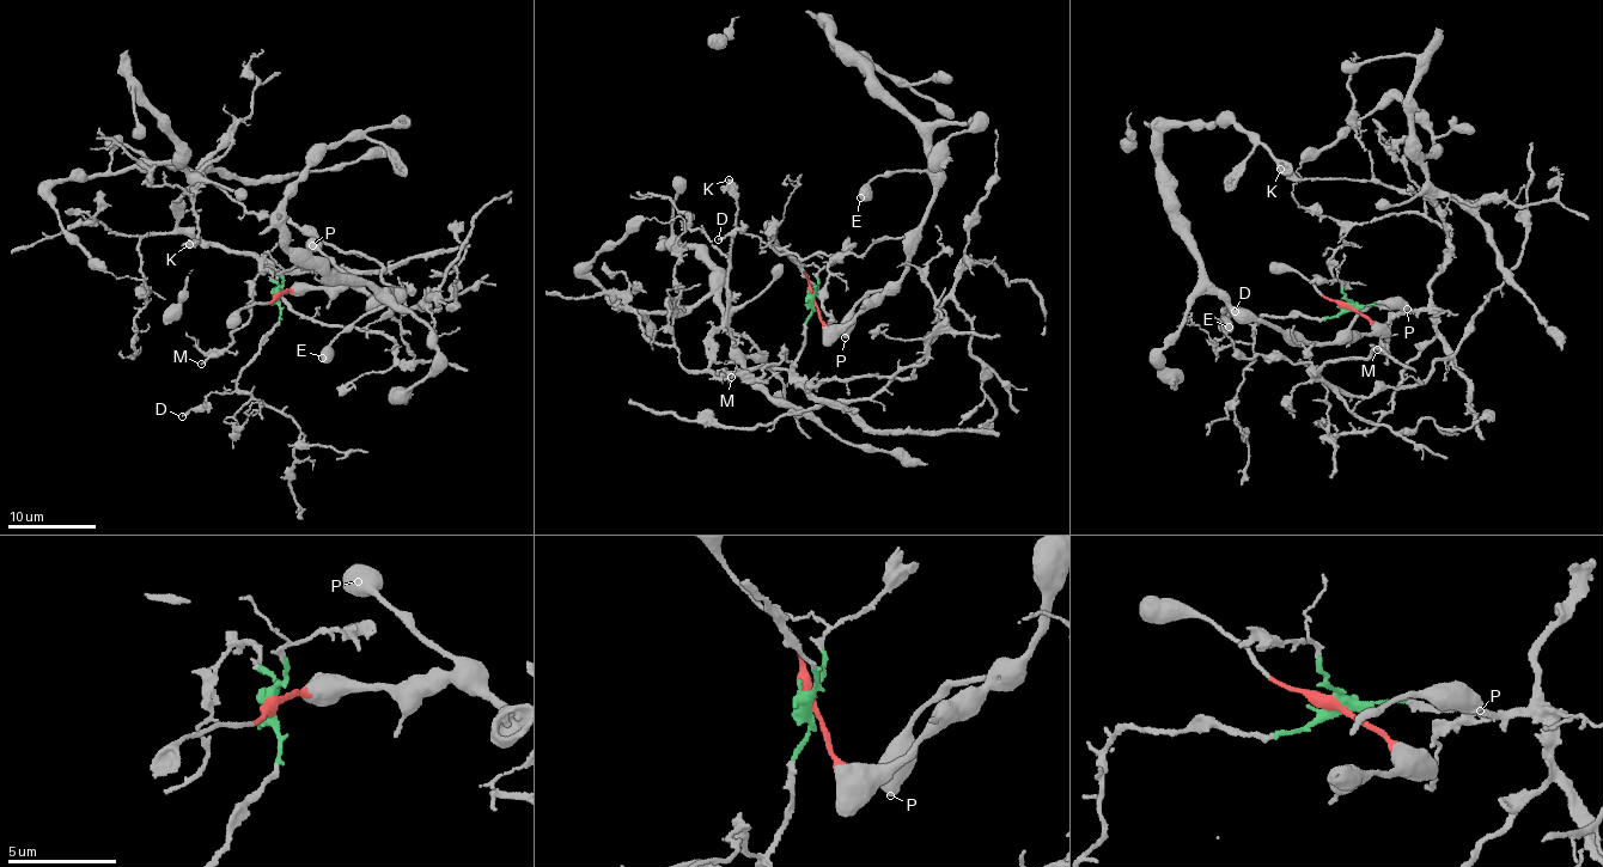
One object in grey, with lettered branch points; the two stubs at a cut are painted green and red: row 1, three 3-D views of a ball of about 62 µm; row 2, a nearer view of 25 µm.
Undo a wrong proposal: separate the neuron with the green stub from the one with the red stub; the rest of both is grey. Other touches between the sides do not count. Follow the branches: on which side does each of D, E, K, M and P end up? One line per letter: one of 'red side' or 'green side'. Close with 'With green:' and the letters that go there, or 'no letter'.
D: green side
E: red side
K: green side
M: green side
P: red side
With green: D, K, M

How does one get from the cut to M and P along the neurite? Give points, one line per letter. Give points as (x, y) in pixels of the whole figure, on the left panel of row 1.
M: (274, 294), (279, 286), (272, 269), (263, 272), (247, 305), (251, 317), (231, 334), (231, 343), (200, 364)
P: (274, 294), (292, 288), (339, 286), (352, 278), (321, 251), (320, 242), (311, 245)

